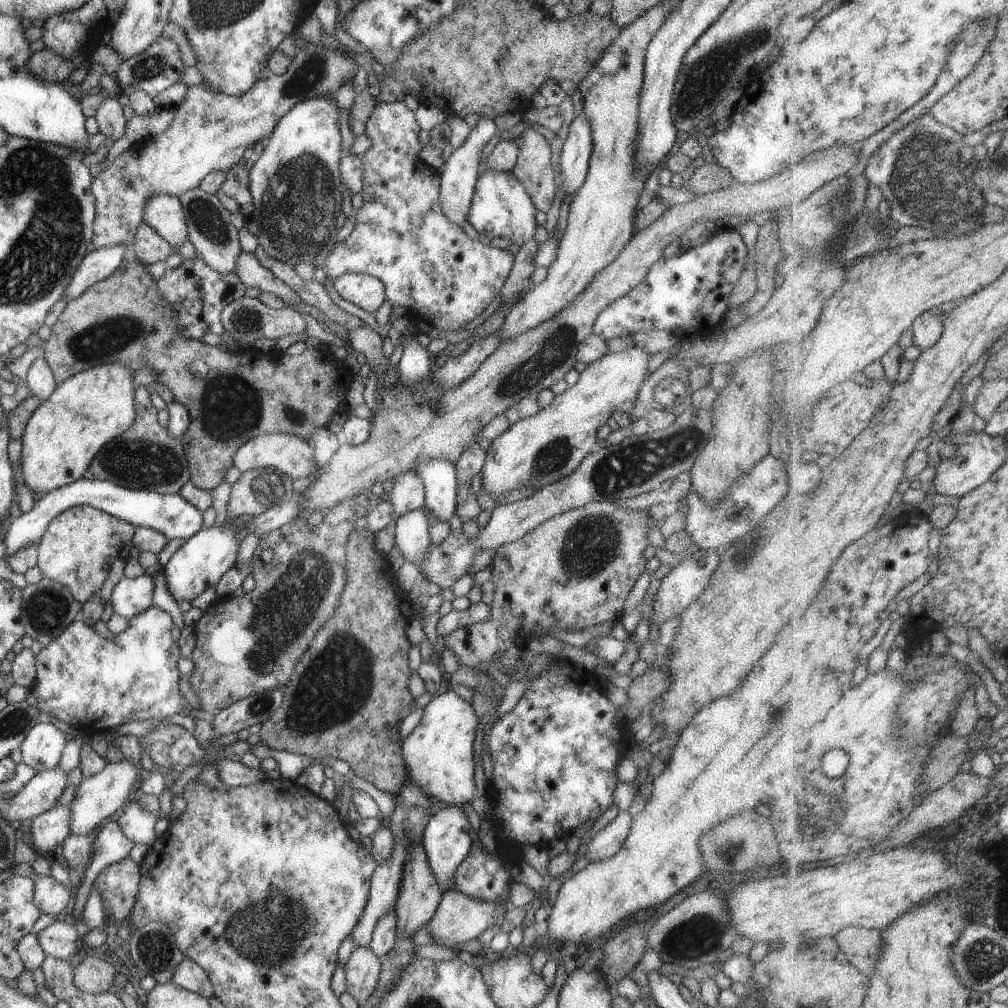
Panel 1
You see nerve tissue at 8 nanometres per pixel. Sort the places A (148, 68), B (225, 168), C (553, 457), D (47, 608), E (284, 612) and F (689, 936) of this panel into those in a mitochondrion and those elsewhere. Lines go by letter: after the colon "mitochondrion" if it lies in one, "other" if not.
A: mitochondrion
B: other
C: mitochondrion
D: mitochondrion
E: mitochondrion
F: mitochondrion

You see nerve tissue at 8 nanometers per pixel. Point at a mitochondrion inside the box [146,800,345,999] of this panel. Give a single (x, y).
(266, 932)

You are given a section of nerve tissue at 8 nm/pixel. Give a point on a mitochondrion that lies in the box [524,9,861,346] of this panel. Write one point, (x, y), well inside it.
(714, 71)

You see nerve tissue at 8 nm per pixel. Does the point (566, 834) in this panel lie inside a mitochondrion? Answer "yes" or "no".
no

